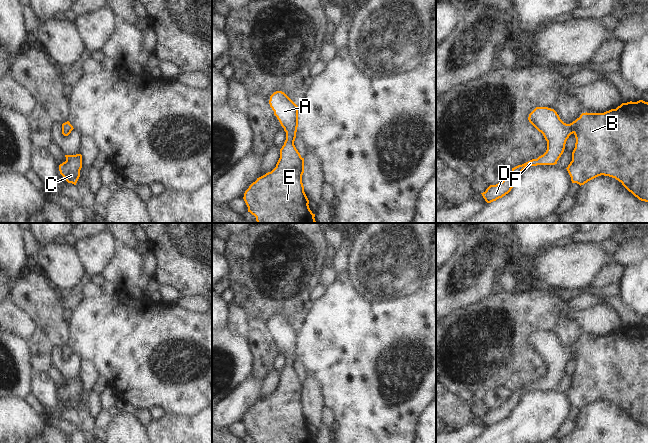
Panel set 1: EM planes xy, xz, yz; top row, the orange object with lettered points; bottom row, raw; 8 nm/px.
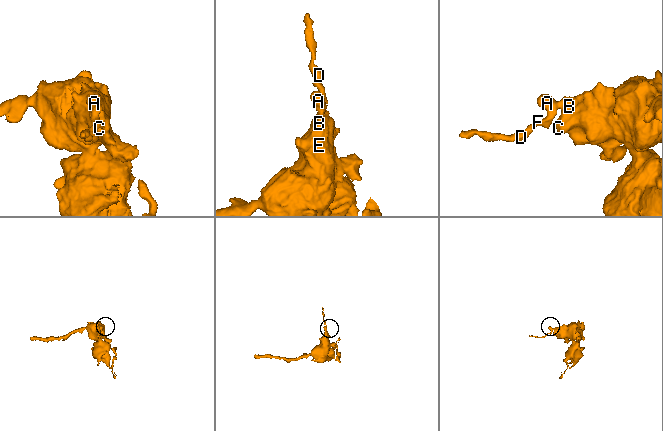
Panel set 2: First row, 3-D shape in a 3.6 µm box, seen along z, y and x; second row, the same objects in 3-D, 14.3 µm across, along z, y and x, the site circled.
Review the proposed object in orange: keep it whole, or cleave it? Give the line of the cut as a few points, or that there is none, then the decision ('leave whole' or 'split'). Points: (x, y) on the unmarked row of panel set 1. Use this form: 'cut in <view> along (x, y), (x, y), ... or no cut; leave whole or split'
no cut; leave whole

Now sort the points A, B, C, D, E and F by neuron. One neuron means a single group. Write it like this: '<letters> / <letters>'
A B C D E F

